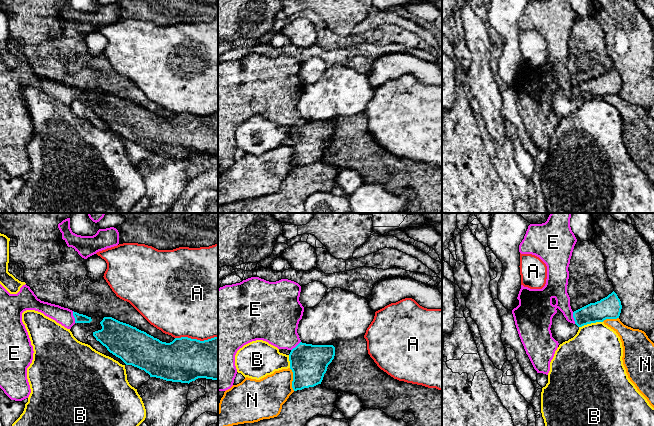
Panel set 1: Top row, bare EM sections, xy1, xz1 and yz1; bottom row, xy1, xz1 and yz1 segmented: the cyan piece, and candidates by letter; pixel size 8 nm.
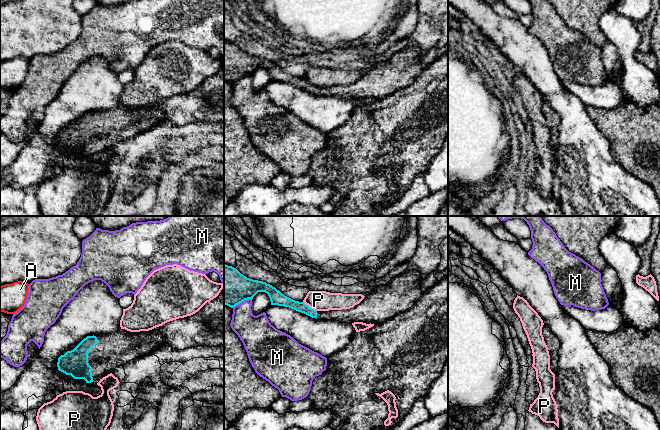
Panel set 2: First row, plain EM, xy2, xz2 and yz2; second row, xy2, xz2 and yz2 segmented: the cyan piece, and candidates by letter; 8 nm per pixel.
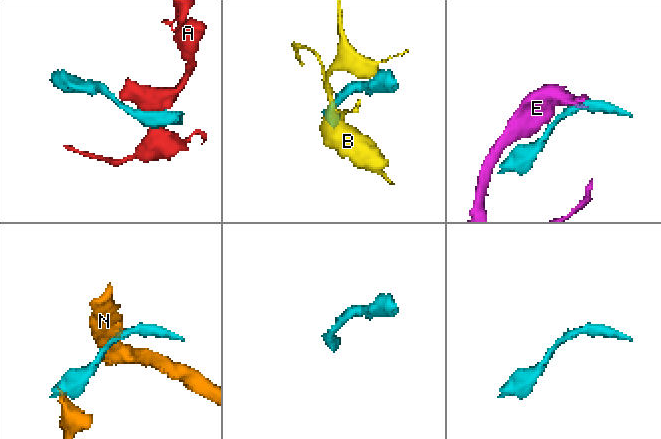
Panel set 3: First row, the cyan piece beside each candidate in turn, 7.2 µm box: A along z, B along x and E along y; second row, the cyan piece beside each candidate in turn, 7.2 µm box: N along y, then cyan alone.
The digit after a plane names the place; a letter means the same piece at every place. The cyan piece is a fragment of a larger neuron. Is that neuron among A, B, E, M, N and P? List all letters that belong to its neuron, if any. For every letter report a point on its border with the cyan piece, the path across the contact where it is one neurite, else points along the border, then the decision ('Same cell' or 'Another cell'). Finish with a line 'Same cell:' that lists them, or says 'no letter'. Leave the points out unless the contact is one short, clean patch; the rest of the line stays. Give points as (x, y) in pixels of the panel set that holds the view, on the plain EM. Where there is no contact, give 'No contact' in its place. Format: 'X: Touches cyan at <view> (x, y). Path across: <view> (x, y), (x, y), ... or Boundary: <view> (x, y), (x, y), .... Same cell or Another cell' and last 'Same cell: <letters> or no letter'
A: Touches cyan at xy1 (196, 115). Another cell
B: Touches cyan at yz1 (590, 99). Another cell
E: Touches cyan at xy1 (74, 93). Boundary: xy1 (72, 87), (75, 98). Another cell
M: Touches cyan at xz2 (241, 78). Boundary: xz2 (251, 75), (245, 75), (232, 83). Another cell
N: Touches cyan at xz1 (293, 155). Another cell
P: Touches cyan at xz2 (309, 83). Another cell
Same cell: no letter

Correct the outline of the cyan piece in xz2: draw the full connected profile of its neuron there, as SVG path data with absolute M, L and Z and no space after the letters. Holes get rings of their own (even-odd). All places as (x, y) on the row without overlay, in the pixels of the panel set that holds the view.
M224 40L224 80L233 84L245 76L252 76L258 68L265 68L270 74L271 81L289 83L319 96L380 100L416 79L424 69L420 65L422 57L417 46L410 46L391 54L385 61L374 63L374 67L353 84L316 87L304 78L285 72L272 61L247 54L236 44Z

